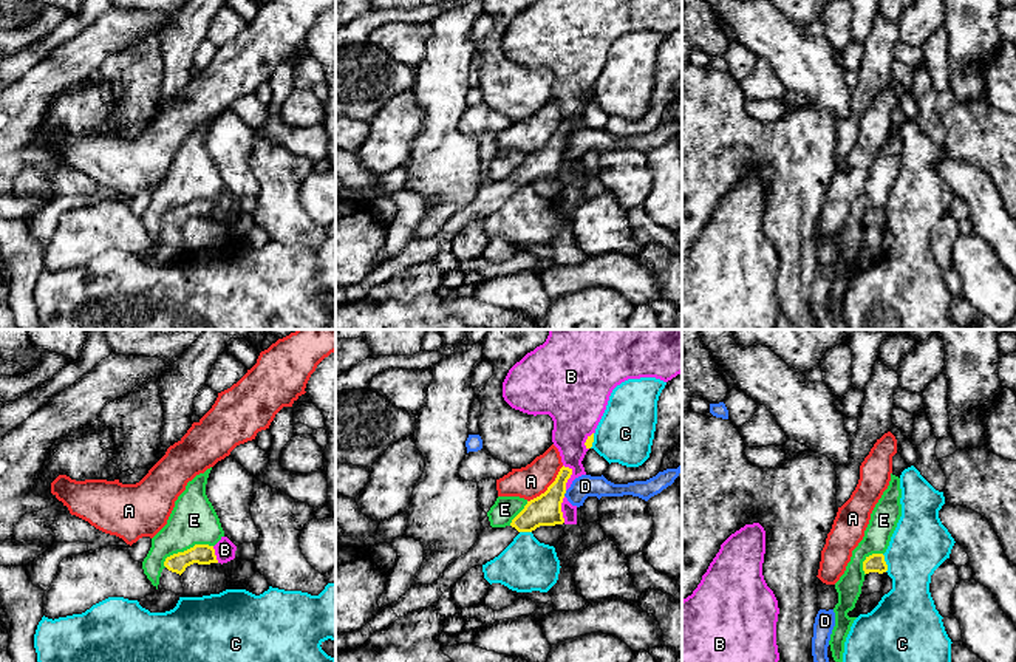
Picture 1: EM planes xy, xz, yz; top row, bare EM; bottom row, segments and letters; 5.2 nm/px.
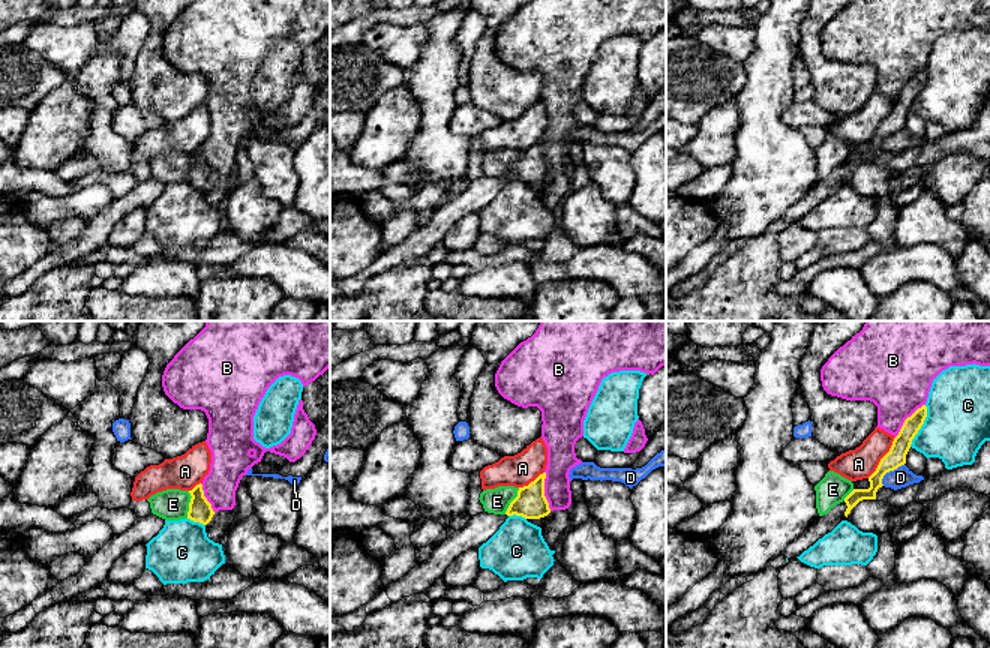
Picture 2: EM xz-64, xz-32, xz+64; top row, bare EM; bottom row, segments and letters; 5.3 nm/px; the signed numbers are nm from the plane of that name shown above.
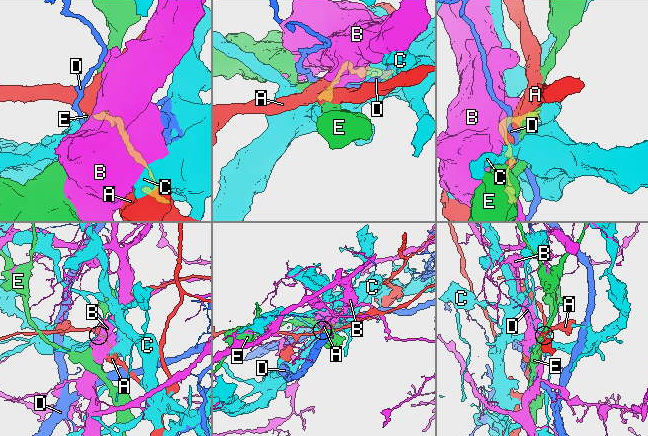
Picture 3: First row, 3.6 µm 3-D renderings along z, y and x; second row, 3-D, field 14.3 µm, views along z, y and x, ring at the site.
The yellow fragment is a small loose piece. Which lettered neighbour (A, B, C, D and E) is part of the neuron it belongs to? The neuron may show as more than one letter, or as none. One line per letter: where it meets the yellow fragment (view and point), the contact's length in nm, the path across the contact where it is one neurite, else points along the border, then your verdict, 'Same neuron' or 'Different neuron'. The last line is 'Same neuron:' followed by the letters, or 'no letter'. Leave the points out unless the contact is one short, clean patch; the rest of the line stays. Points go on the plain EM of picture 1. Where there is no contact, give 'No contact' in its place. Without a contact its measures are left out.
A: Touches yellow at xz (548, 141). Shared border 260 nm. Different neuron
B: Touches yellow at xz (569, 130). Shared border 140 nm. Different neuron
C: Touches yellow at yz (885, 217). Shared border 100 nm. Different neuron
D: Touches yellow at xz (565, 146). Shared border 40 nm. Boundary: xz (566, 144), (563, 149). Different neuron
E: Touches yellow at xy (187, 203). Shared border 280 nm. Boundary: xy (212, 198), (194, 198), (173, 206), (163, 218). Different neuron
Same neuron: no letter

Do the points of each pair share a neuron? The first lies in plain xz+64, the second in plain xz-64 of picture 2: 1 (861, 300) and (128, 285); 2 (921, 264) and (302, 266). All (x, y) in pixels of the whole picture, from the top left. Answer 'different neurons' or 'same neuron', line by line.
1: same neuron
2: same neuron

